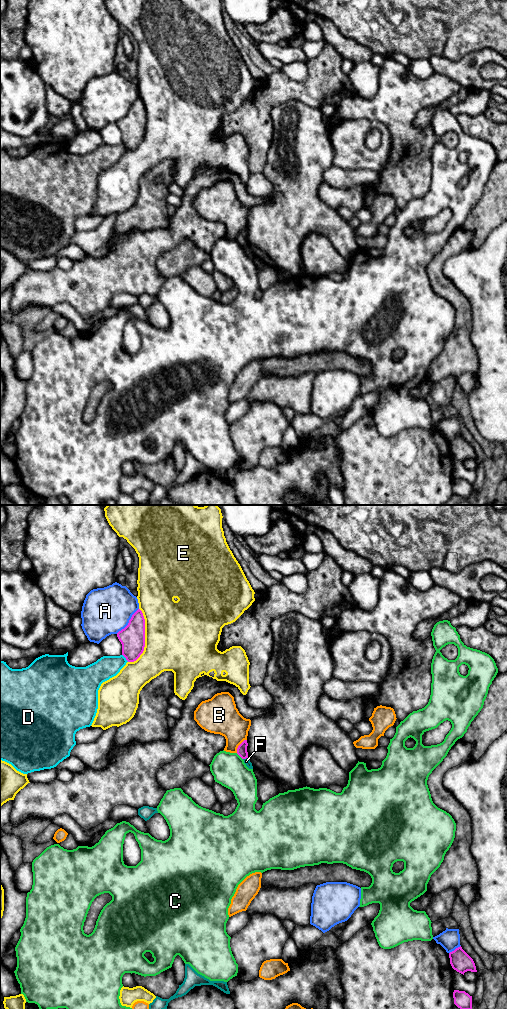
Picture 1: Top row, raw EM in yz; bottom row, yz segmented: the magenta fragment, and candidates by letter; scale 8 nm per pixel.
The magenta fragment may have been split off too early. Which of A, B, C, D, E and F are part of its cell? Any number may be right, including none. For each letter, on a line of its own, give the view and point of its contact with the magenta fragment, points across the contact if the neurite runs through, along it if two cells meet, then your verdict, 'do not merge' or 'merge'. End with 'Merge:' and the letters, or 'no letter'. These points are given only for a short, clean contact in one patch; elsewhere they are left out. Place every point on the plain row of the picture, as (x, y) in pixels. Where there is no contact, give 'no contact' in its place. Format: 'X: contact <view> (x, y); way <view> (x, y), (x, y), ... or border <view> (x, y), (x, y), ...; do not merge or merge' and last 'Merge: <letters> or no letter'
A: contact yz (129, 110); do not merge
B: contact yz (239, 233); do not merge
C: contact yz (239, 243); do not merge
D: contact yz (125, 145); do not merge
E: contact yz (144, 126); do not merge
F: contact yz (245, 246); border yz (247, 245), (243, 247); do not merge
Merge: no letter

